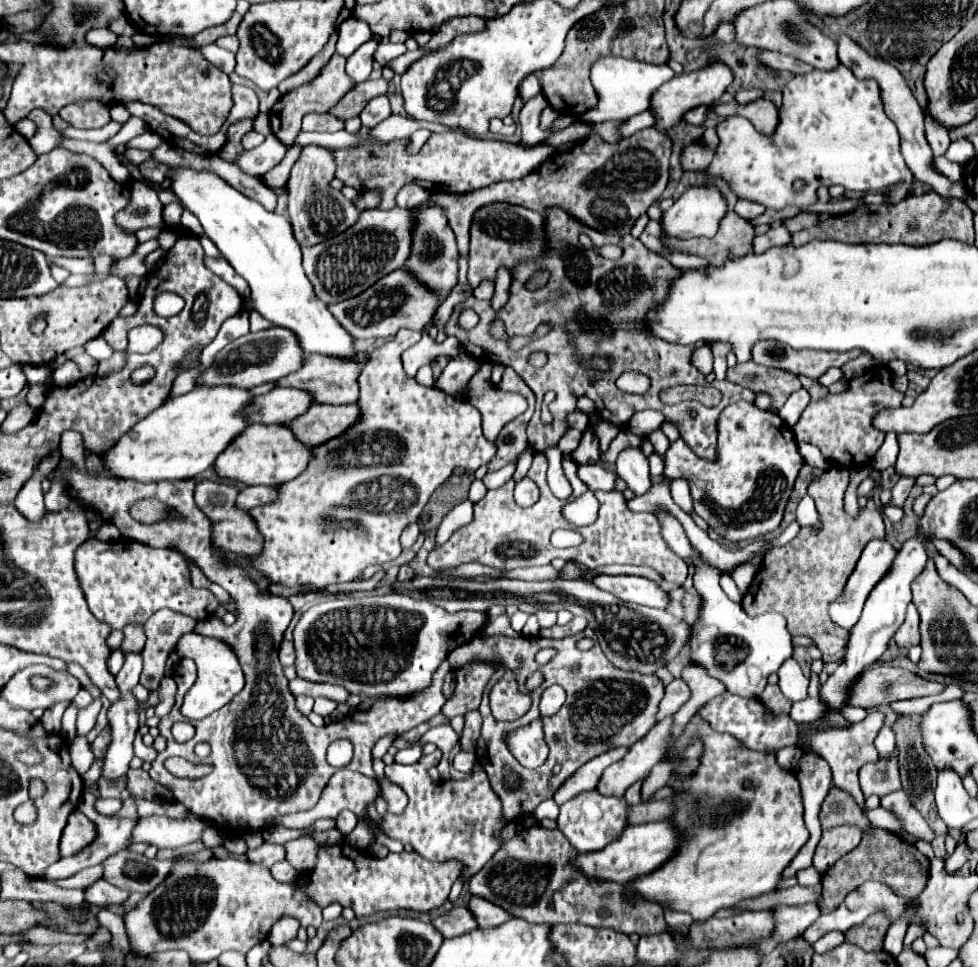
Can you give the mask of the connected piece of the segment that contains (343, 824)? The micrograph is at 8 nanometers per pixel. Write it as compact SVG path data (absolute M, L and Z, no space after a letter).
M343 811L336 818L336 828L342 834L349 834L356 827L358 823L357 816L350 811Z

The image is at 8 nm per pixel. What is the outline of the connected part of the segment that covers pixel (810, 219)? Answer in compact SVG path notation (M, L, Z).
M809 212L809 214L797 214L797 216L793 216L793 218L787 218L787 220L783 220L783 226L789 230L789 234L793 236L795 232L801 232L801 230L807 230L807 228L811 228L811 226L815 226L815 224L819 224L819 214L817 212Z

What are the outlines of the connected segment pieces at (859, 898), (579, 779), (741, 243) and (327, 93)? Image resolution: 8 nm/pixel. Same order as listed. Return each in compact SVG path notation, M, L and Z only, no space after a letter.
M865 882L857 890L849 892L843 904L839 904L831 914L819 916L819 920L815 920L815 924L811 924L811 928L807 928L807 932L803 932L801 936L803 940L813 944L819 936L831 930L845 932L851 926L865 922L865 918L877 910L883 910L891 920L897 920L907 902L907 898L895 896L883 882Z
M613 748L611 752L605 752L603 756L597 756L595 760L589 760L587 764L583 764L583 768L579 768L579 772L575 772L575 776L569 776L569 780L559 786L559 790L555 792L555 802L561 806L563 802L571 800L579 792L585 792L587 788L595 788L603 770L609 764L621 760L621 756L625 756L625 752L627 752L627 748Z
M727 212L719 222L717 236L713 238L705 238L705 236L691 238L691 240L665 238L665 242L671 248L683 252L711 256L711 266L721 266L723 260L729 256L741 256L751 252L751 238L753 238L753 226L747 220L739 218L735 212Z
M333 54L331 60L319 70L319 74L317 74L311 82L307 82L307 84L295 88L295 90L291 90L291 92L287 92L287 94L281 96L281 100L273 106L273 110L269 112L271 130L273 130L273 134L279 138L281 144L285 144L287 148L293 144L295 136L297 136L299 130L301 130L301 118L303 118L305 114L309 114L309 112L317 112L317 114L329 112L329 108L335 106L335 104L345 96L345 92L355 86L355 84L351 82L351 78L345 74L345 60L347 60L345 56Z

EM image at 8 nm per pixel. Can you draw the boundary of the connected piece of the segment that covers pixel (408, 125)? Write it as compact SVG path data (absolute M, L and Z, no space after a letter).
M393 114L393 116L389 116L387 120L379 122L379 124L373 128L371 134L373 134L377 140L389 142L389 140L397 140L397 138L407 138L407 136L411 136L413 132L423 128L436 133L460 129L426 121L416 121L411 118L405 118L405 116L395 116L395 114Z

